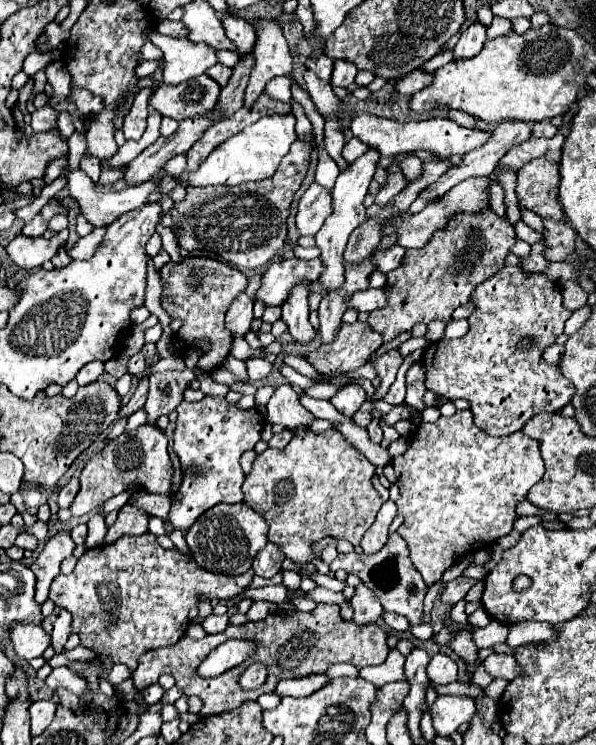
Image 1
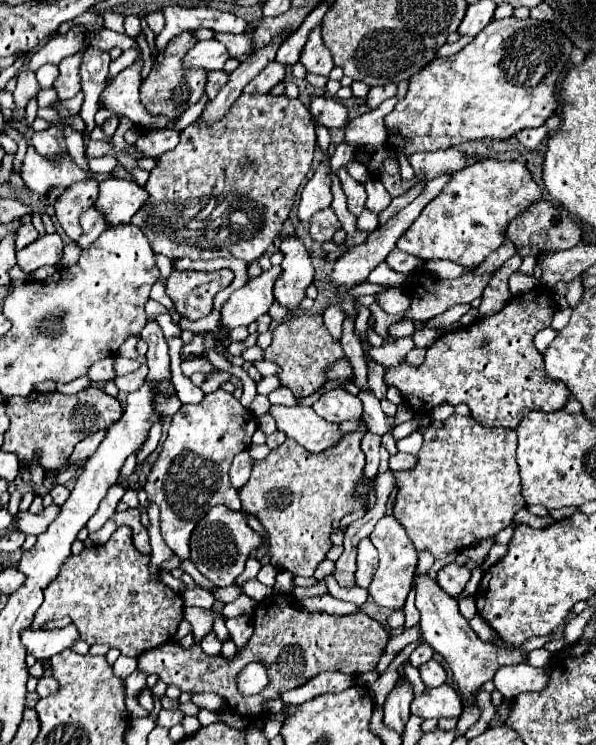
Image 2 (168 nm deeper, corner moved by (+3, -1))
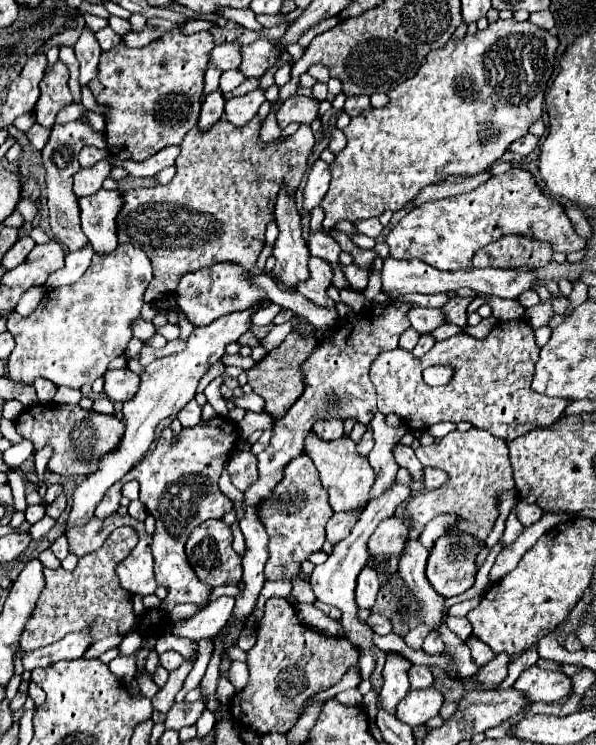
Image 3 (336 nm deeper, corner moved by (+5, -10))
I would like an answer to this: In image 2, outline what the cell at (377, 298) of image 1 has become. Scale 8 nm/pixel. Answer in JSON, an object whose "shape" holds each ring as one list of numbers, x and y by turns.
{"shape":[[397,287,379,293,375,299,389,315,403,315,407,311,407,305,411,305,411,297,407,297,407,293,403,293,403,289]]}

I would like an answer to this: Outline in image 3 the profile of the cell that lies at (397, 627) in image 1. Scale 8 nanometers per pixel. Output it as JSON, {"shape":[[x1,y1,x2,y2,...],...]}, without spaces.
{"shape":[[371,614,371,616,369,616,369,626,371,626,371,630,377,632,377,634,391,634,391,632,393,632,393,626,391,626,389,618,385,618,385,616,381,616,381,614]]}

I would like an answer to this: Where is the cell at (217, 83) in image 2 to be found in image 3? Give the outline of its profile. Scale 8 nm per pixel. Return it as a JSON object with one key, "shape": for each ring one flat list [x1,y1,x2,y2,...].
{"shape":[[215,90,205,98,199,114,201,130,207,130,209,126,213,126,213,122,217,122,223,116,223,106,225,106,225,98,221,90]]}

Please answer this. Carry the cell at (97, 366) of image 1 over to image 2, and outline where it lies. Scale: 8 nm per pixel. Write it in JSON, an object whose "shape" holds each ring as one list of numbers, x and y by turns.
{"shape":[[107,357,103,361,97,361,91,369,89,369,89,377,91,381,113,381,115,379,115,361,113,357]]}

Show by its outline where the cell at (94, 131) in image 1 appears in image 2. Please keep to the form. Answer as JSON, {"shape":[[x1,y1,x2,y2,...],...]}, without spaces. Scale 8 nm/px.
{"shape":[[105,155,99,159,89,159,89,169,93,173,111,173,117,167,117,159,113,155]]}

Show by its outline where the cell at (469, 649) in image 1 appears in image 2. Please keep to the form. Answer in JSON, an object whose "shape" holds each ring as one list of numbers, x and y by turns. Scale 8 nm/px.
{"shape":[[415,573,413,577,413,587,415,587,415,605,421,613,421,637,425,643,429,643,437,653,441,653,449,665,449,669,453,671,453,679,459,687,459,693,463,697,463,705,469,707,475,701,473,691,479,689,483,683,491,681,493,675,497,673,499,667,503,665,519,665,525,663,525,651,509,651,509,649,501,649,493,643,483,643,473,629,469,627,467,619,459,613,457,609,457,599,443,593,443,589,425,573,419,575]]}

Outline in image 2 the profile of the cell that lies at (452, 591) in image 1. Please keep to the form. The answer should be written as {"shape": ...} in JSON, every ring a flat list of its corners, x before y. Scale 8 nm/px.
{"shape":[[449,563,445,567,439,569,437,573,437,583,443,587,445,593,449,593,451,597,459,597,461,591,465,589,465,583,469,581,471,571,465,565,457,565,457,563]]}

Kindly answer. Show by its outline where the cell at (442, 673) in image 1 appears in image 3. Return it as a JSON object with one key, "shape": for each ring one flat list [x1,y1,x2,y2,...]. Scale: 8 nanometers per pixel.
{"shape":[[411,666,409,680,411,680,411,688,413,690,425,690,425,688,433,686,435,676,429,670,429,666]]}

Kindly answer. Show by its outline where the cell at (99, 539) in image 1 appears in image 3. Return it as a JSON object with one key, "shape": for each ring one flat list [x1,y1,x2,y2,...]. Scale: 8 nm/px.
{"shape":[[215,416,209,422,201,420,193,428,183,428,179,436,175,436,171,428,163,428,155,450,151,450,135,468,129,470,129,474,113,484,95,510,95,516,99,520,109,518,120,507,125,482,137,480,141,484,141,502,157,520,157,530,151,544,155,558,155,578,169,590,169,596,159,606,161,610,171,610,181,602,193,602,199,606,205,606,209,602,211,588,201,584,189,566,185,556,185,542,189,538,189,532,201,522,209,518,221,518,225,512,233,510,233,502,219,490,219,478,223,474,225,462,237,446,237,440,237,424,221,416]]}

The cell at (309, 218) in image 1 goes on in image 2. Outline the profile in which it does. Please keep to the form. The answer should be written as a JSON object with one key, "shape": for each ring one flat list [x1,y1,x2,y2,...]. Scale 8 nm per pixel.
{"shape":[[321,163,315,171,315,175,307,181,307,185,301,191,299,199,299,219,309,221,313,213,329,207,333,201,331,195,331,175,329,175,329,163]]}

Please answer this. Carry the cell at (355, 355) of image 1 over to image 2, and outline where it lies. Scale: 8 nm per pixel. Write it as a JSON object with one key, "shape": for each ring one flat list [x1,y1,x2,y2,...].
{"shape":[[293,315,291,319,285,319,273,329,273,343,263,351,265,361,279,365,279,383,291,389,297,399,321,389,325,383,325,369,343,355,341,343,329,335,321,315]]}

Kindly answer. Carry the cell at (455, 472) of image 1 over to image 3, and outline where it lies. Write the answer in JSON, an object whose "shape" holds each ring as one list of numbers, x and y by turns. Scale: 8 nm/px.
{"shape":[[471,428,467,432,451,432,445,438,433,442,431,446,419,446,415,450,423,466,433,466,449,474,447,482,435,490,421,490,409,498,405,506,405,516,409,520,409,540,417,540,425,526,439,514,453,514,457,520,445,526,447,536,473,536,483,544,495,526,499,516,497,504,503,492,515,488,509,450,503,438,495,438,487,430]]}

